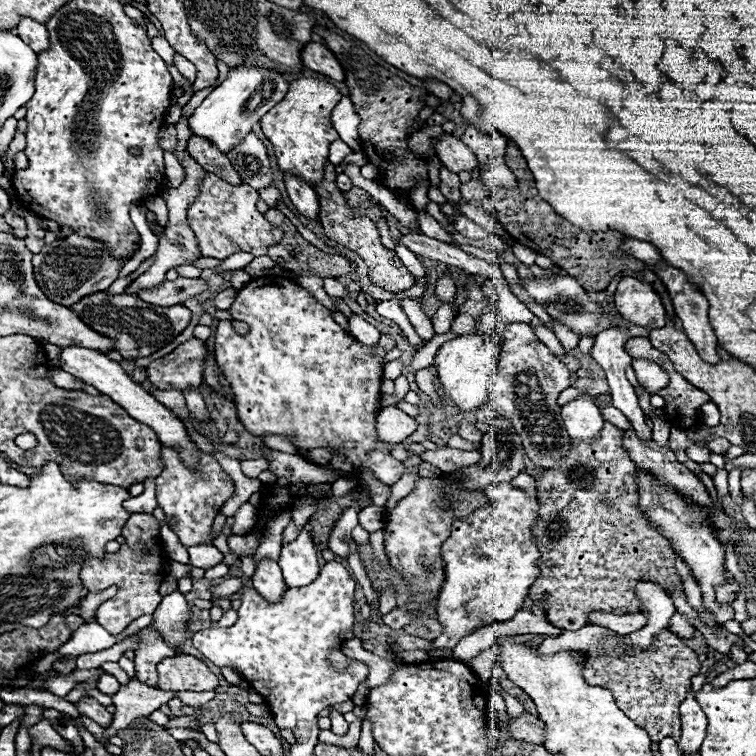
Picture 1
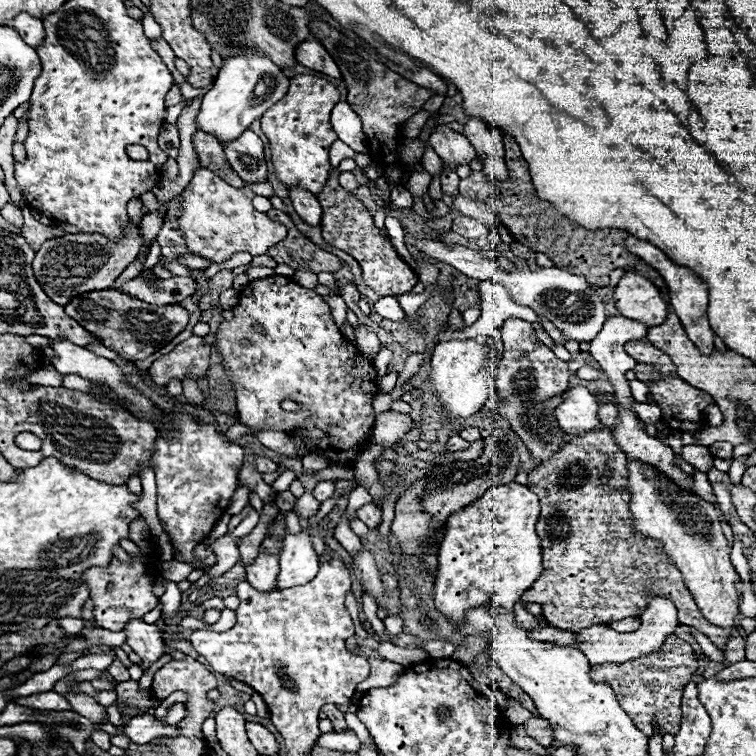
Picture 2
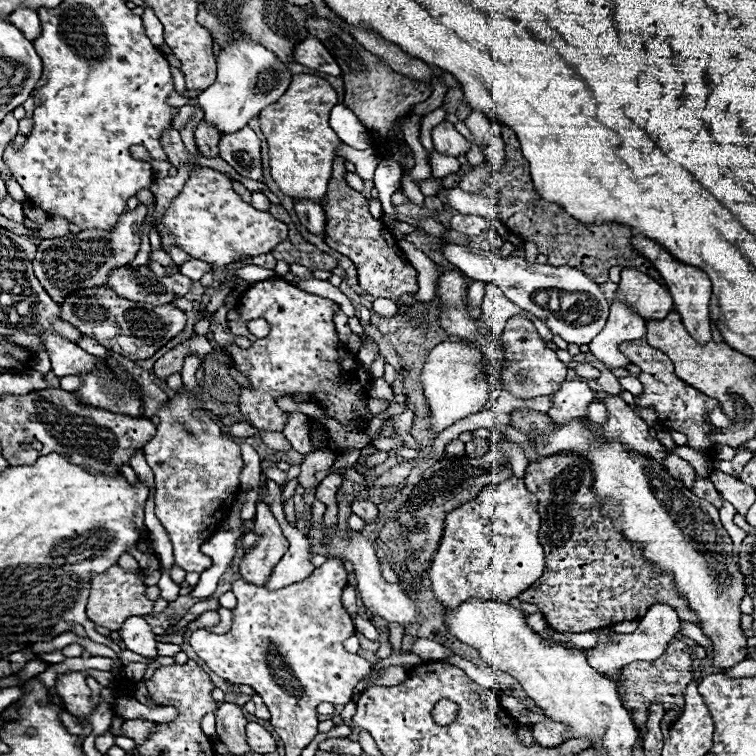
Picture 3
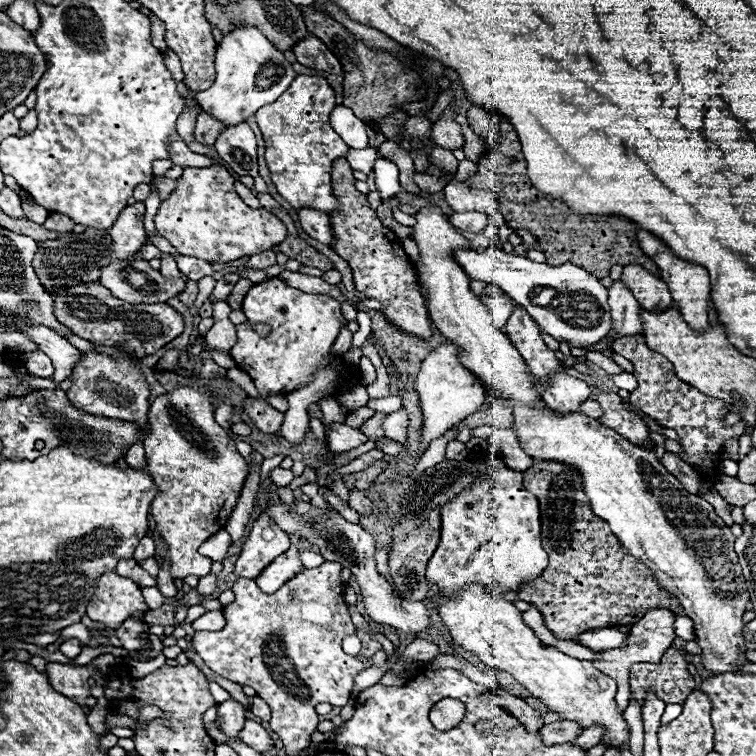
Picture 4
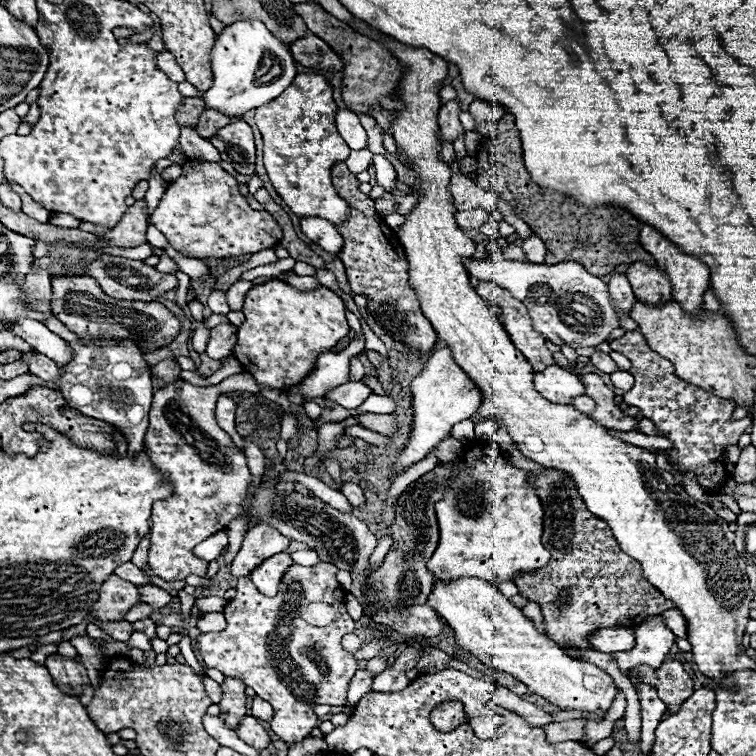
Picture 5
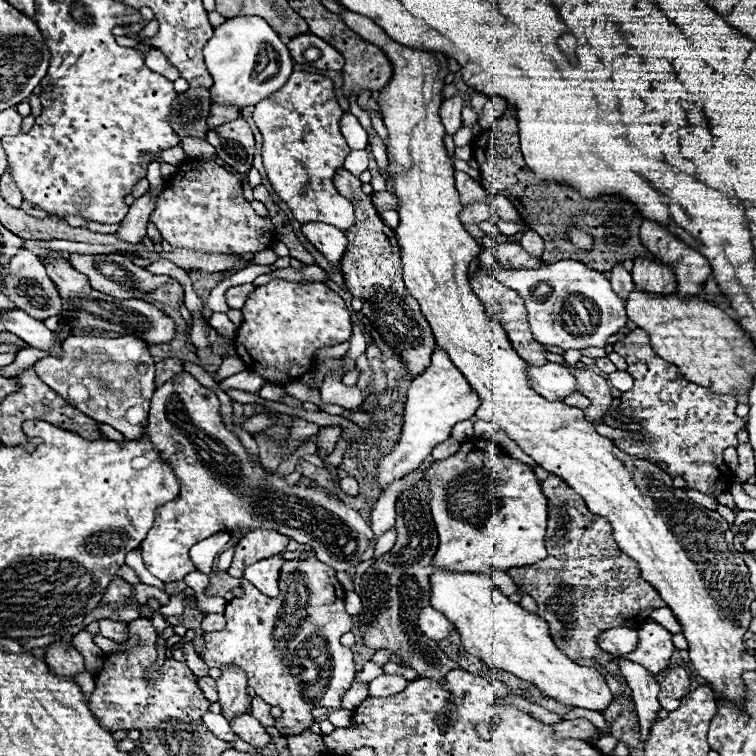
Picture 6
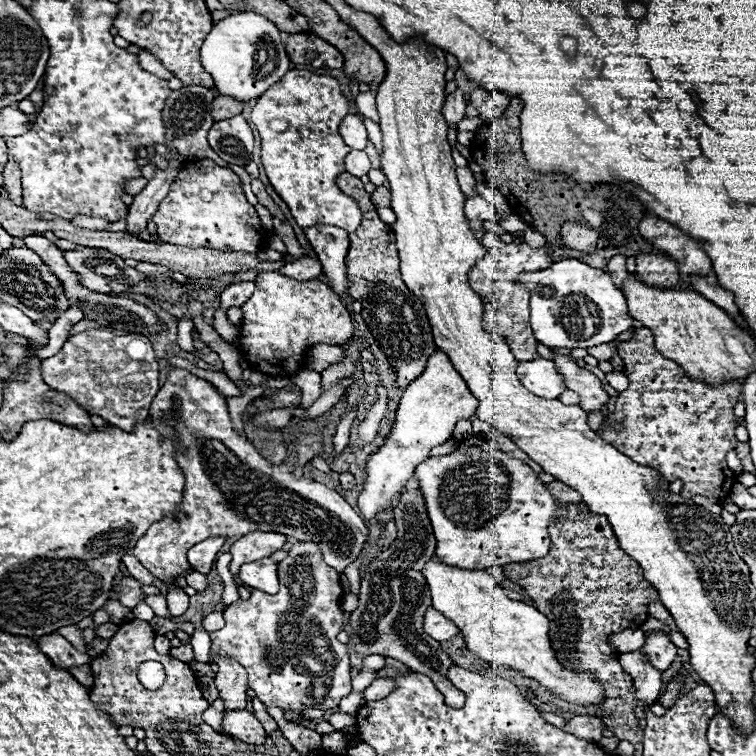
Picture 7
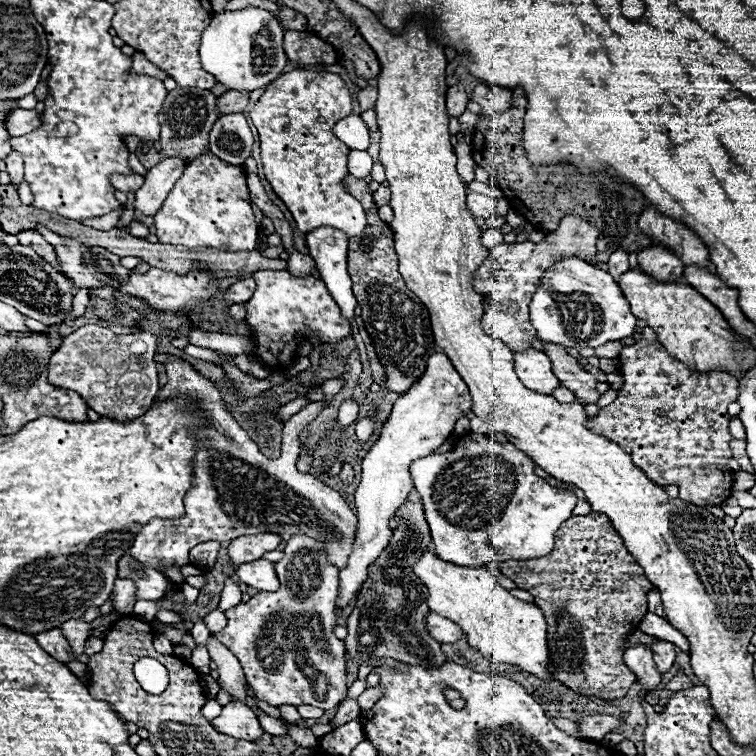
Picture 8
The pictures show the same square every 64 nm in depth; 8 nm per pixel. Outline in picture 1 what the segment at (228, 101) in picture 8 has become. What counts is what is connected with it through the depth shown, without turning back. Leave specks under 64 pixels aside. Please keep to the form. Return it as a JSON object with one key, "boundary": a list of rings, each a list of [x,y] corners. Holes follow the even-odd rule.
{"boundary":[[[190,136],[188,152],[206,172],[212,172],[212,174],[220,176],[222,180],[226,180],[234,186],[238,186],[242,182],[240,176],[236,174],[236,170],[232,168],[230,160],[210,140],[206,140],[202,136]]]}

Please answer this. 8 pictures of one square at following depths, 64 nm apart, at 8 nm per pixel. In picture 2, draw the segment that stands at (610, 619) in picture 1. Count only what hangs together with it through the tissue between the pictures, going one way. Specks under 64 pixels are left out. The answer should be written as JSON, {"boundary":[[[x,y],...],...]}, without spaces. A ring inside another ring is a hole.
{"boundary":[[[634,616],[634,618],[624,618],[624,620],[612,620],[608,626],[614,628],[616,632],[634,632],[640,624],[638,624],[638,616]]]}

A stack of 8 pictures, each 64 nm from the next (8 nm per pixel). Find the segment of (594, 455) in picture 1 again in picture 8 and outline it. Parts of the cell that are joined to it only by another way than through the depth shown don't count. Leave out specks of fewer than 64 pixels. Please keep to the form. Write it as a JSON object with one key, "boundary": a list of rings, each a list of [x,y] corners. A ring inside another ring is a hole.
{"boundary":[[[590,512],[586,516],[572,514],[568,520],[562,522],[554,550],[550,556],[532,558],[532,560],[506,560],[500,564],[504,576],[516,582],[518,588],[530,592],[534,596],[534,604],[544,610],[544,618],[548,624],[548,660],[550,670],[556,680],[572,688],[576,694],[590,698],[590,700],[616,700],[624,698],[630,686],[636,682],[634,672],[624,664],[624,640],[644,614],[648,612],[646,594],[654,588],[640,564],[636,564],[634,556],[624,546],[624,540],[610,524],[608,516],[600,512]]]}

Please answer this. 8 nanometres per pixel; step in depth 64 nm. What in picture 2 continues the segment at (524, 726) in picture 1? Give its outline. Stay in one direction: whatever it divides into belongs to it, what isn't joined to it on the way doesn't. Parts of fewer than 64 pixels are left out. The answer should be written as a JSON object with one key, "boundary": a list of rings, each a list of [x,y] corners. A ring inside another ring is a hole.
{"boundary":[[[530,718],[526,724],[524,724],[528,736],[532,736],[538,744],[542,746],[552,746],[554,742],[554,726],[548,722],[548,720],[542,720],[542,718]]]}

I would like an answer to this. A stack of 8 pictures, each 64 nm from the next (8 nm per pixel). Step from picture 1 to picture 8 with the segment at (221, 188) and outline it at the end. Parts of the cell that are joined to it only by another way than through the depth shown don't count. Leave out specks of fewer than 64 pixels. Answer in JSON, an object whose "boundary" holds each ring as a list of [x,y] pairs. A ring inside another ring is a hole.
{"boundary":[[[212,152],[194,158],[184,176],[174,184],[162,208],[154,214],[156,236],[160,244],[174,244],[216,250],[254,250],[256,248],[256,220],[250,206],[246,176],[242,166],[232,166]]]}

